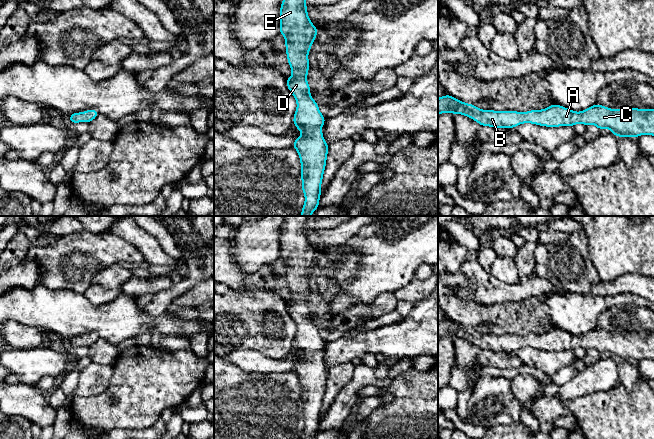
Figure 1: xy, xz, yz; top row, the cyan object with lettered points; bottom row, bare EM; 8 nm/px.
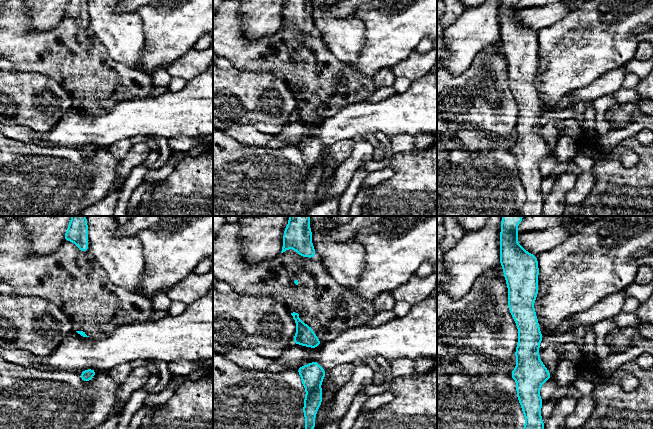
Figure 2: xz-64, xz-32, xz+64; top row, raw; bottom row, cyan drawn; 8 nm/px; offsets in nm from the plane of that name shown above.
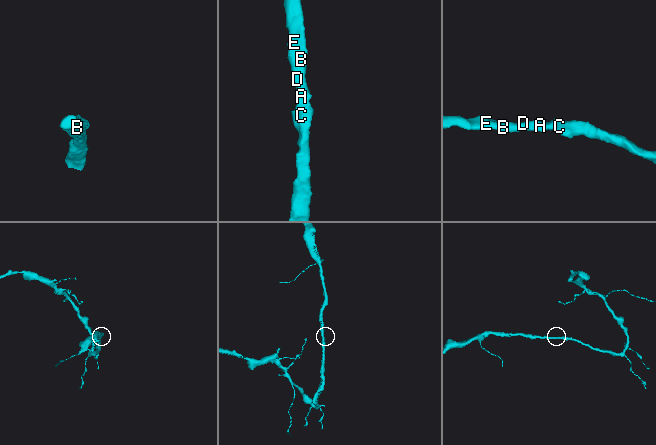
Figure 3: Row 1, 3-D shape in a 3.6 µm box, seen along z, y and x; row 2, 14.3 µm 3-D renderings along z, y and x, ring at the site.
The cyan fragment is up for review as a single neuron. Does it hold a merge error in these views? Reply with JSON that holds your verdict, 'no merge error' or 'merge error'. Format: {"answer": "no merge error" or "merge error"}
{"answer": "no merge error"}

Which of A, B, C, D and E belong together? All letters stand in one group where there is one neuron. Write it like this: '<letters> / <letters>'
A B C D E

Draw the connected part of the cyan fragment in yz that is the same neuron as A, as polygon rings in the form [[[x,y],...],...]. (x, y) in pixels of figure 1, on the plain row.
[[[446,318],[438,322],[438,339],[450,336],[462,338],[481,350],[511,353],[522,347],[532,347],[546,351],[571,350],[581,346],[588,350],[594,348],[599,354],[609,352],[617,361],[640,359],[654,360],[654,333],[621,332],[610,333],[595,328],[579,336],[561,329],[553,328],[543,334],[528,336],[482,334],[475,329],[464,327]]]

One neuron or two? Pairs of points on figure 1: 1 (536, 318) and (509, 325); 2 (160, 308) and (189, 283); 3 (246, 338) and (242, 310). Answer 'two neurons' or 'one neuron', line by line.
1: one neuron
2: one neuron
3: one neuron

